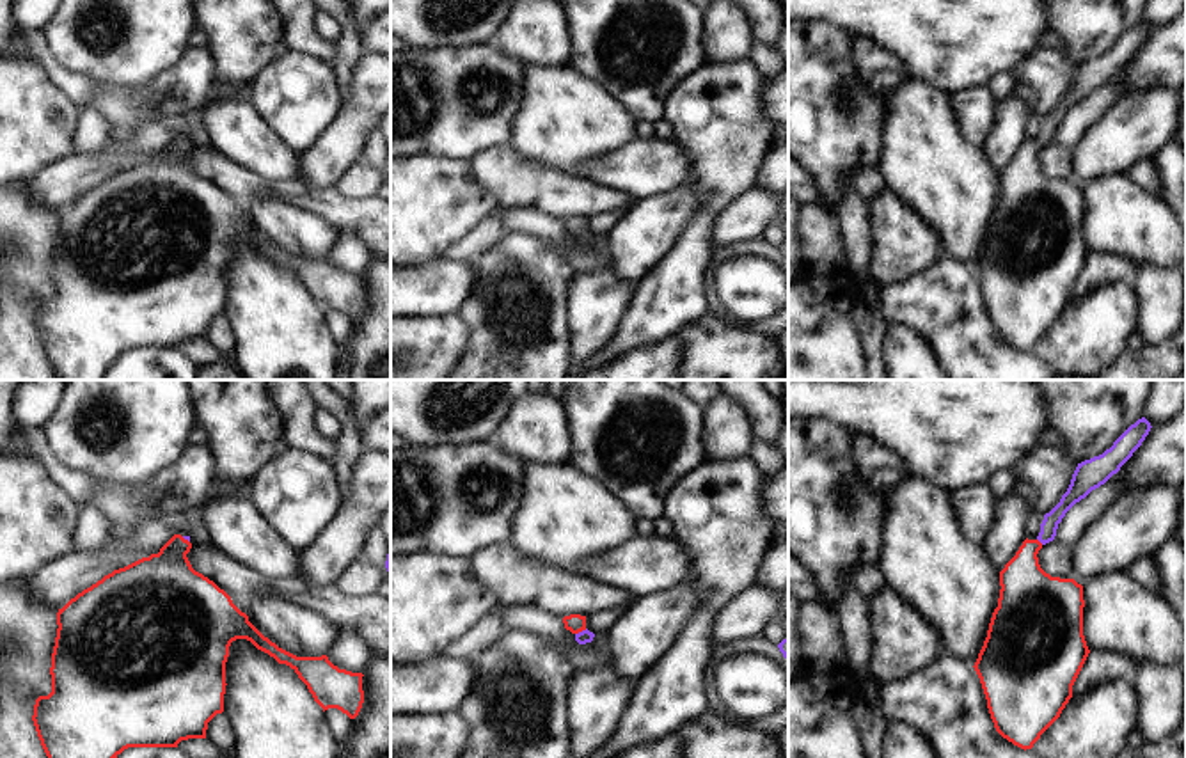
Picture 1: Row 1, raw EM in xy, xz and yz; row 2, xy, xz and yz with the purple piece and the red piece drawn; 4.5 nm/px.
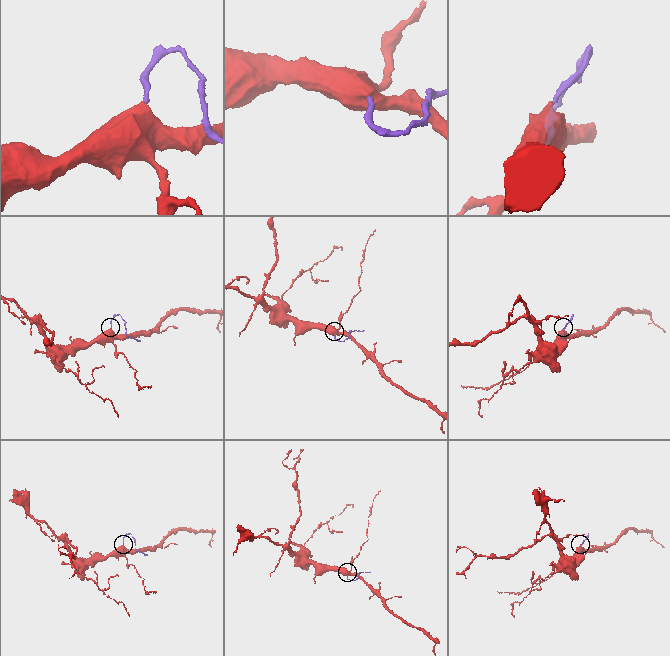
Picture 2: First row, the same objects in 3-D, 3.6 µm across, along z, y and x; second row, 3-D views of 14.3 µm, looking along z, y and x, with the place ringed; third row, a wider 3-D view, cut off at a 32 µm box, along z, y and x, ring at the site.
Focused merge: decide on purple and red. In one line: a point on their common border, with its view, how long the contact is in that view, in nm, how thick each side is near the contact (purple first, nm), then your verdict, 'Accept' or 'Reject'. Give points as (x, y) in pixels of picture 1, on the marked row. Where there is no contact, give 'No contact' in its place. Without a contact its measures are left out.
Touches purple at xz (583, 631). Shared border 60 nm. Thickness 60 nm (purple) against 90 nm. Accept.

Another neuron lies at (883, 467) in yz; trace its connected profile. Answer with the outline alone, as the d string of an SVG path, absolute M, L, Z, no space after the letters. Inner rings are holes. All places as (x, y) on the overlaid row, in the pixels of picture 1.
M870 437L858 438L856 454L865 479L875 486L895 490L913 476L897 453Z

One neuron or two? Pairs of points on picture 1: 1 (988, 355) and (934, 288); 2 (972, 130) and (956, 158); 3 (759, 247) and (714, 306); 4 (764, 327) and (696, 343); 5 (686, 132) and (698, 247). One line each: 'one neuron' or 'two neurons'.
1: one neuron
2: two neurons
3: one neuron
4: two neurons
5: one neuron

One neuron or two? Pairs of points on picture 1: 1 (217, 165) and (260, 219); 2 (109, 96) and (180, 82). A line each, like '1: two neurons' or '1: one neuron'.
1: two neurons
2: one neuron

